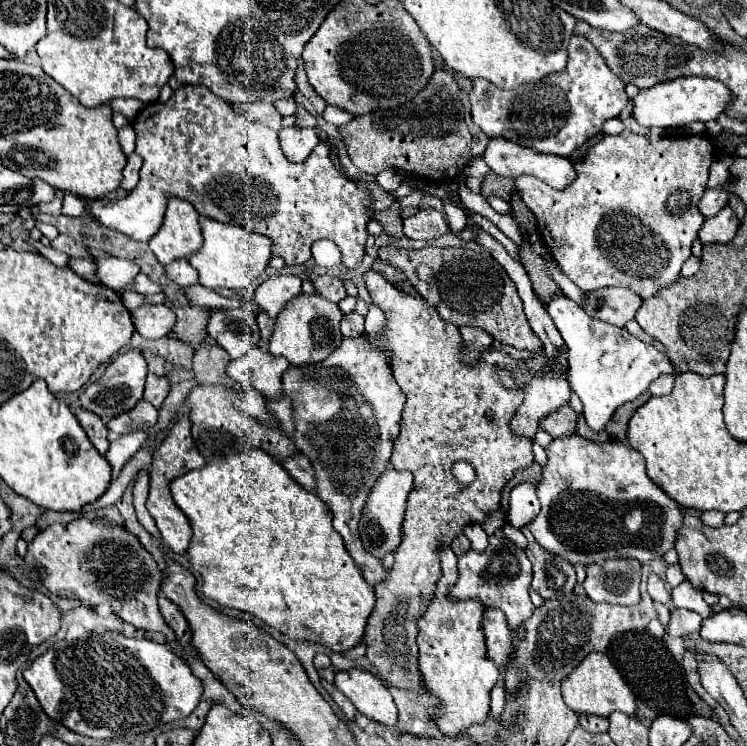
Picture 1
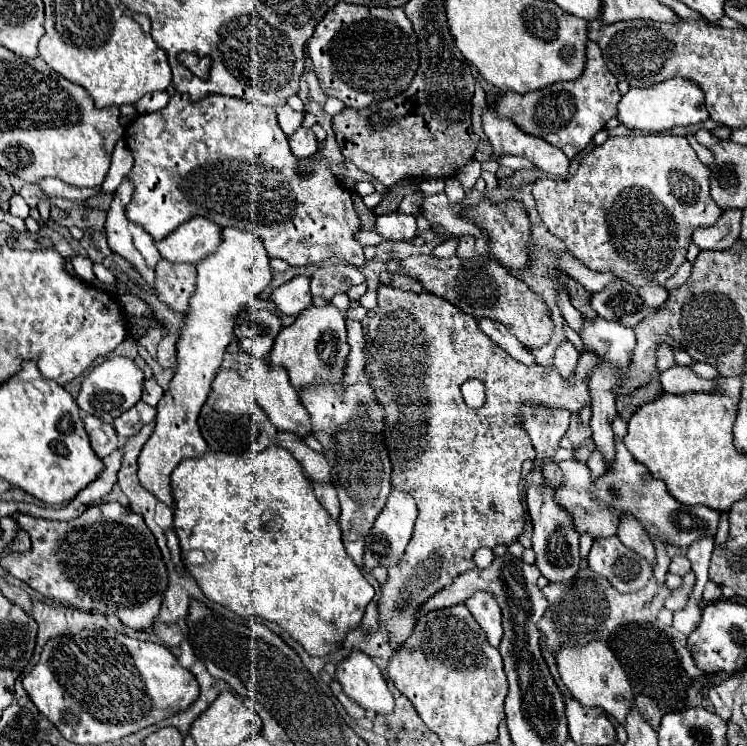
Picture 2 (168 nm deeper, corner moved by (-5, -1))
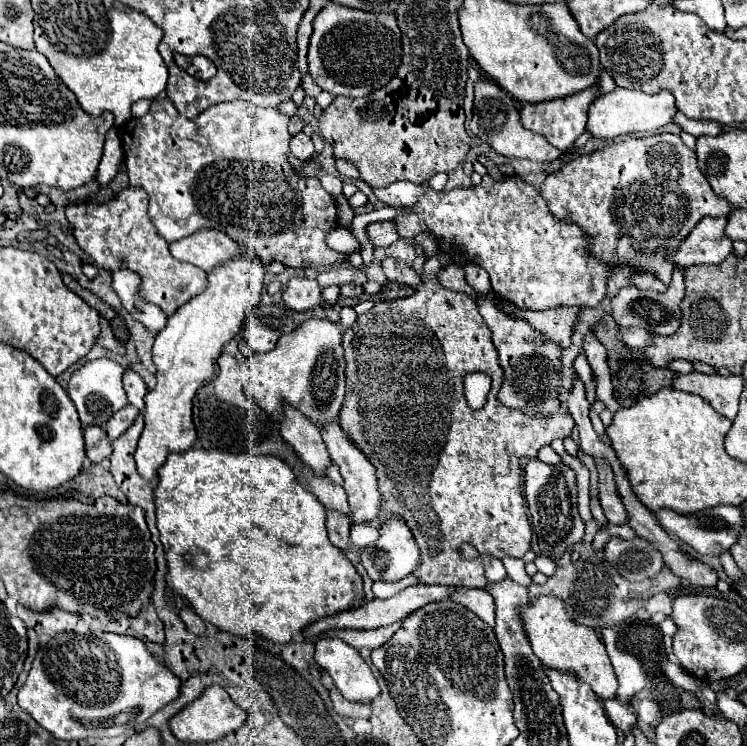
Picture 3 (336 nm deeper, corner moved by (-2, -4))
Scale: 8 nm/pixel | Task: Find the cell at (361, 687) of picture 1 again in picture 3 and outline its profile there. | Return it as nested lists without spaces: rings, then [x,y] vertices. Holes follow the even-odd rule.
[[[324,638],[316,644],[316,662],[328,670],[334,686],[350,702],[370,704],[380,696],[380,686],[364,658],[342,640]]]

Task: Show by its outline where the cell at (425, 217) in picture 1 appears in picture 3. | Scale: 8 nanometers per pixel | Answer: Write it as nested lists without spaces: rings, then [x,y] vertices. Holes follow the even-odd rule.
[[[374,222],[366,228],[370,240],[374,246],[390,246],[394,242],[400,240],[400,234],[398,234],[398,228],[394,222]]]

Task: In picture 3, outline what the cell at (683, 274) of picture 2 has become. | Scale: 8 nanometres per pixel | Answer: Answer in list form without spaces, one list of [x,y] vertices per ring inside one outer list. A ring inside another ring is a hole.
[[[634,274],[632,276],[632,284],[640,290],[658,290],[658,292],[666,292],[666,286],[656,280],[654,276],[648,276],[648,274]]]

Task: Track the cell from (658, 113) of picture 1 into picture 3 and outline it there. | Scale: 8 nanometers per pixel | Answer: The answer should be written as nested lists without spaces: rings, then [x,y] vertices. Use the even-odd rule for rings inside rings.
[[[616,88],[614,92],[602,94],[588,112],[588,124],[586,130],[592,132],[594,138],[602,140],[612,140],[624,134],[648,134],[652,130],[658,130],[666,124],[670,124],[676,116],[676,100],[672,98],[672,92],[662,90],[654,96],[644,94],[640,90],[626,90],[626,88]]]

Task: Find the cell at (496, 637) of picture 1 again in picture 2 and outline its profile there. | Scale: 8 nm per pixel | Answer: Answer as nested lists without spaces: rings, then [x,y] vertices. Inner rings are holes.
[[[477,591],[465,601],[465,605],[475,617],[475,621],[481,625],[481,629],[487,633],[489,643],[497,647],[503,635],[503,627],[501,627],[501,609],[495,597],[491,597],[491,593],[487,591]]]

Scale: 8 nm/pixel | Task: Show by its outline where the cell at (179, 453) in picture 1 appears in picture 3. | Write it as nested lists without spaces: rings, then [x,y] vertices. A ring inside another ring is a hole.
[[[244,252],[218,264],[218,268],[208,272],[206,278],[208,288],[168,318],[166,328],[158,332],[152,348],[154,364],[158,368],[158,384],[146,396],[146,424],[134,454],[138,474],[150,482],[156,480],[156,472],[166,462],[168,454],[186,452],[194,446],[196,430],[192,422],[192,400],[198,388],[218,374],[216,360],[222,354],[222,348],[238,334],[246,312],[258,306],[264,288],[264,264],[256,254]]]

